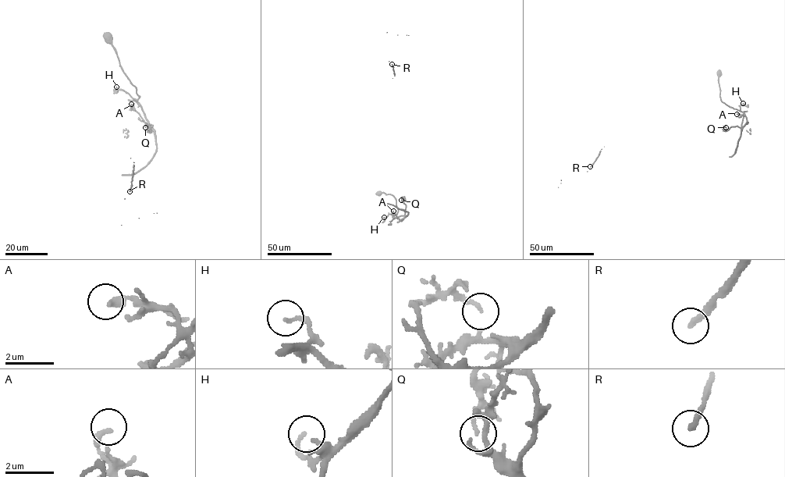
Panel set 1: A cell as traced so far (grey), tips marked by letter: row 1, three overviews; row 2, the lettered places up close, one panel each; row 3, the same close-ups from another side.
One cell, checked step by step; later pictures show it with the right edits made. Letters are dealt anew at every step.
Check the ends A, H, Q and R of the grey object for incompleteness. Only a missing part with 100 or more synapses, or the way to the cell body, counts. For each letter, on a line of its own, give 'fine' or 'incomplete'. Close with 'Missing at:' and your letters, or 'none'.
A: fine
H: fine
Q: fine
R: fine
Missing at: none

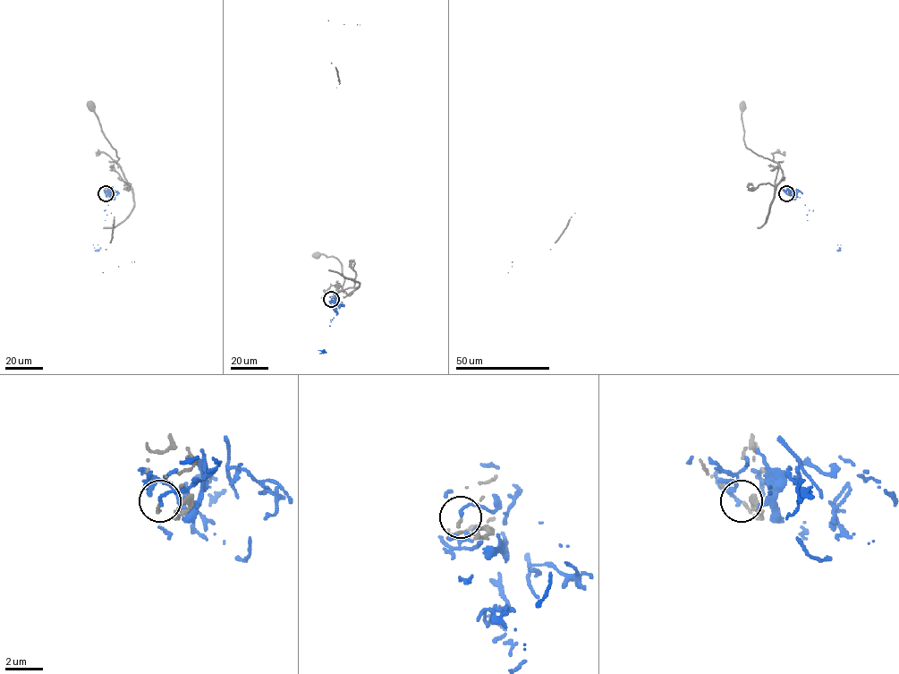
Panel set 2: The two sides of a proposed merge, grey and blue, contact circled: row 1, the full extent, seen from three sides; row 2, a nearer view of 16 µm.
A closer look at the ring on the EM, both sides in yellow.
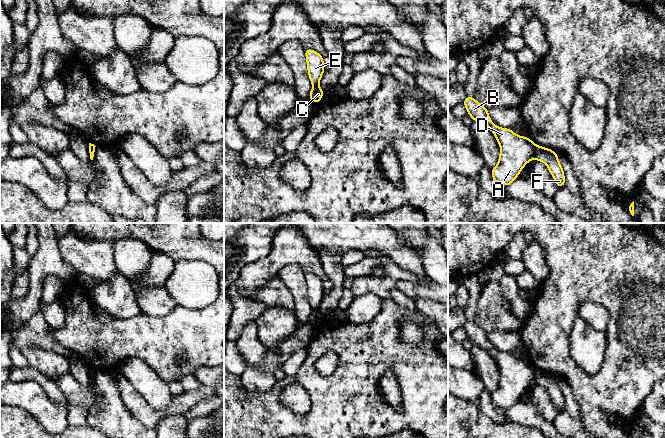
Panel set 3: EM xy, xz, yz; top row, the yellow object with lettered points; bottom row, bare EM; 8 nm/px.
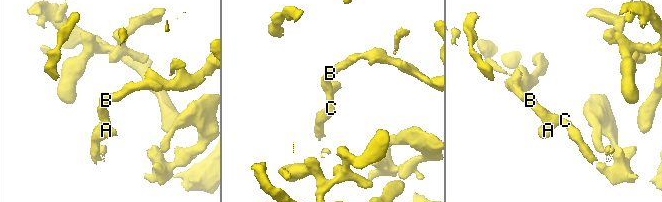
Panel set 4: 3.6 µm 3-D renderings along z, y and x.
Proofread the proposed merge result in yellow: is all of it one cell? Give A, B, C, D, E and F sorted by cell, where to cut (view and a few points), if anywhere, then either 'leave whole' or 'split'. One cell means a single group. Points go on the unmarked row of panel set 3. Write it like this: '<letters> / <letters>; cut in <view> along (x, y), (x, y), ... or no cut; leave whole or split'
A B D E / C F; cut in yz along (535, 369), (532, 382); split

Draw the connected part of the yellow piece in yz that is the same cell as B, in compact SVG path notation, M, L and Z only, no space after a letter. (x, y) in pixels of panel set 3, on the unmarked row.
M473 321L463 325L467 338L473 345L490 352L500 370L498 388L491 393L495 407L509 410L519 400L525 389L533 383L534 366L526 360L519 360L509 352L496 350L490 343L488 333Z

